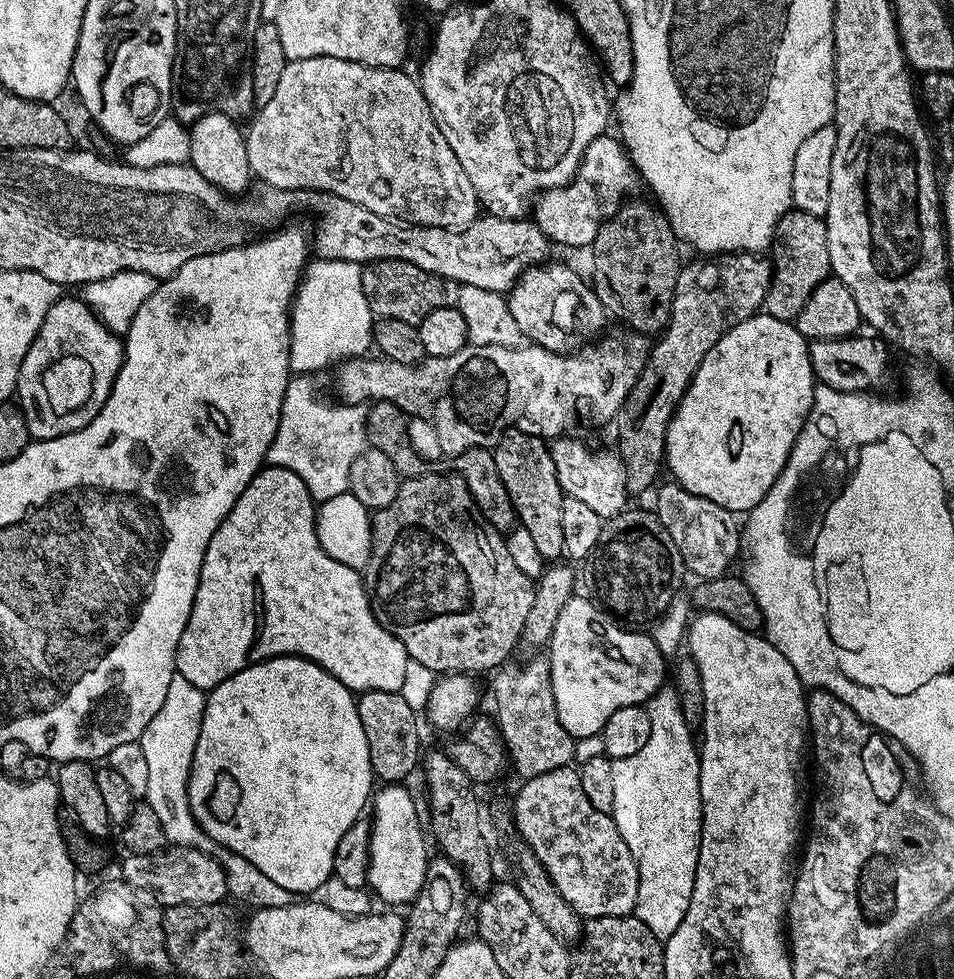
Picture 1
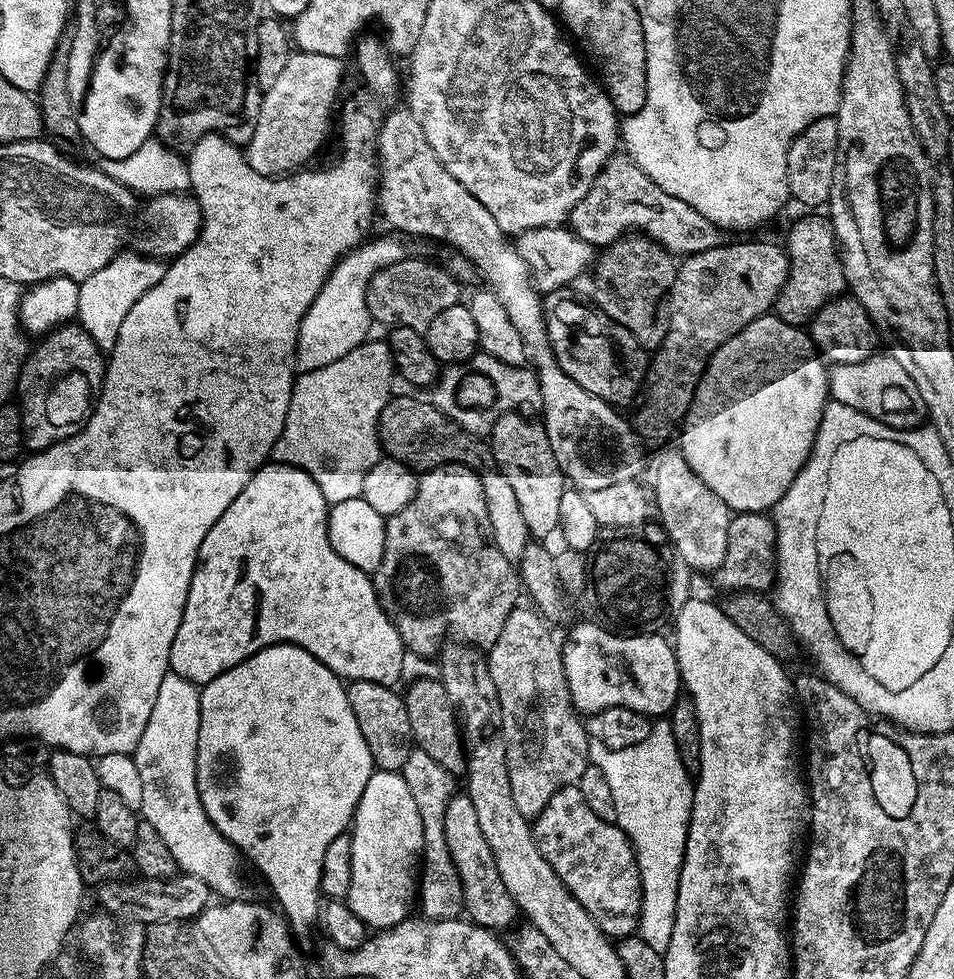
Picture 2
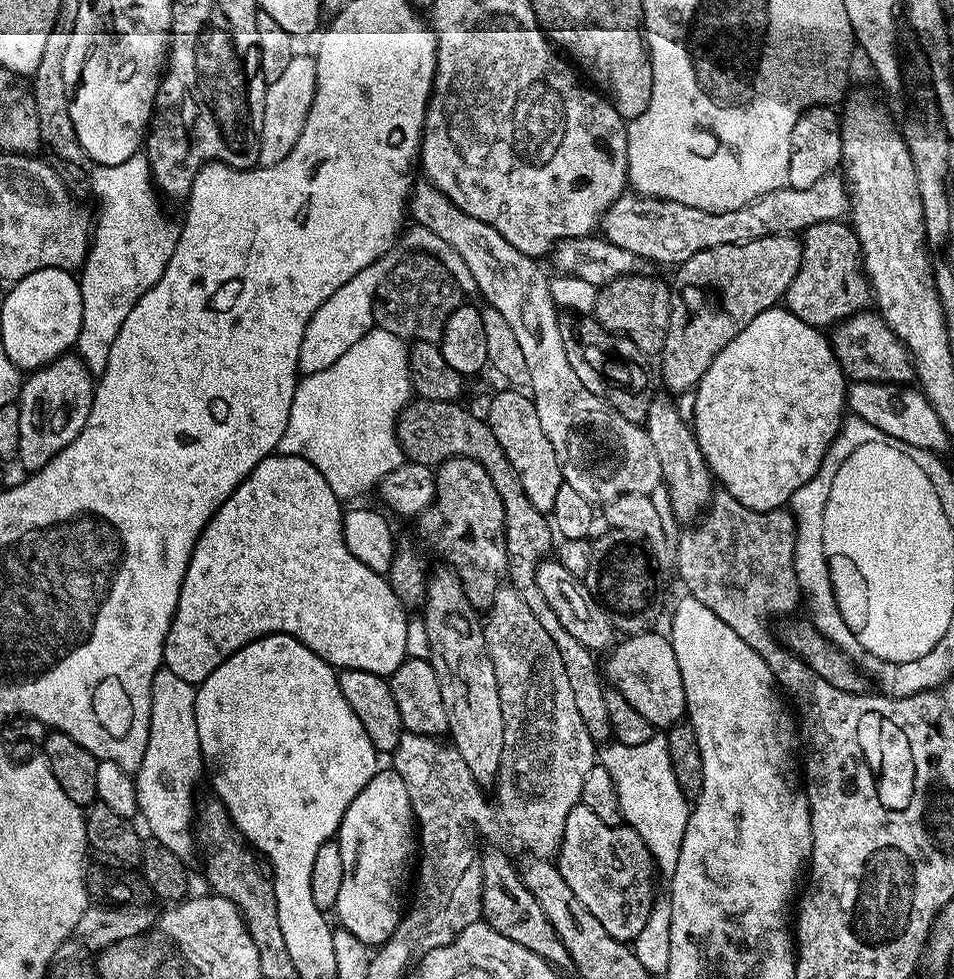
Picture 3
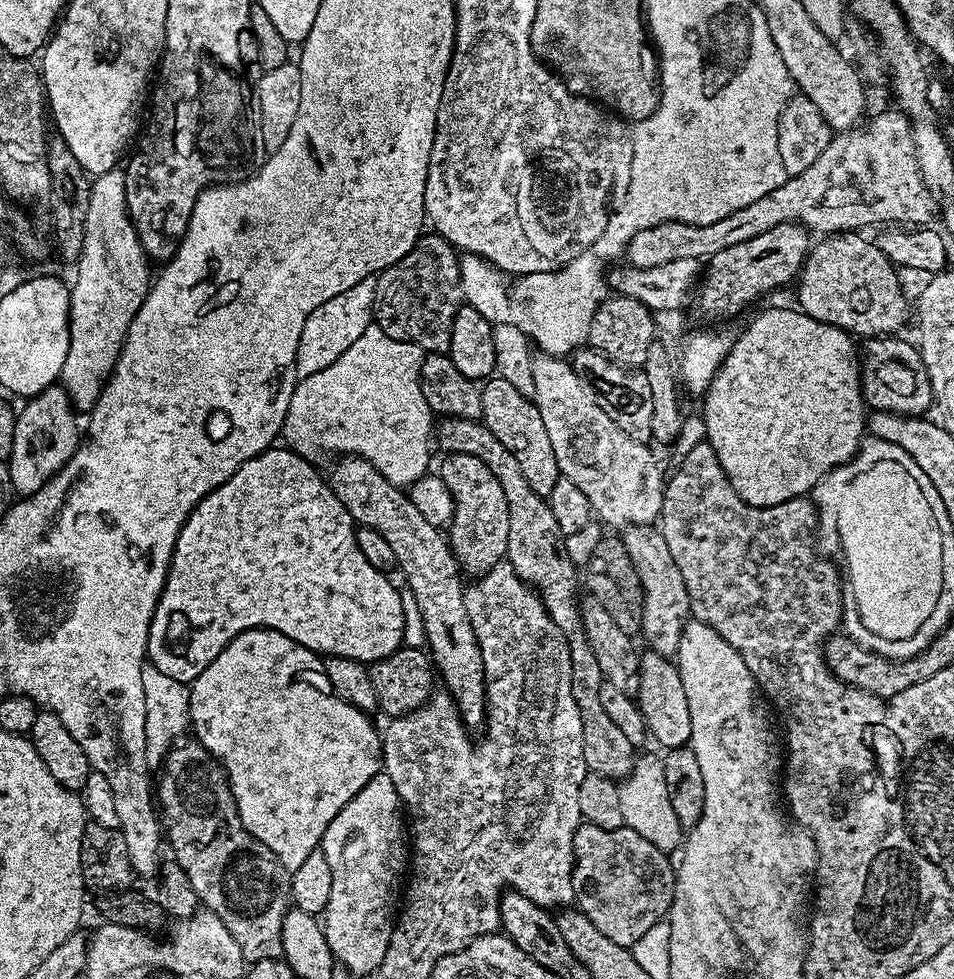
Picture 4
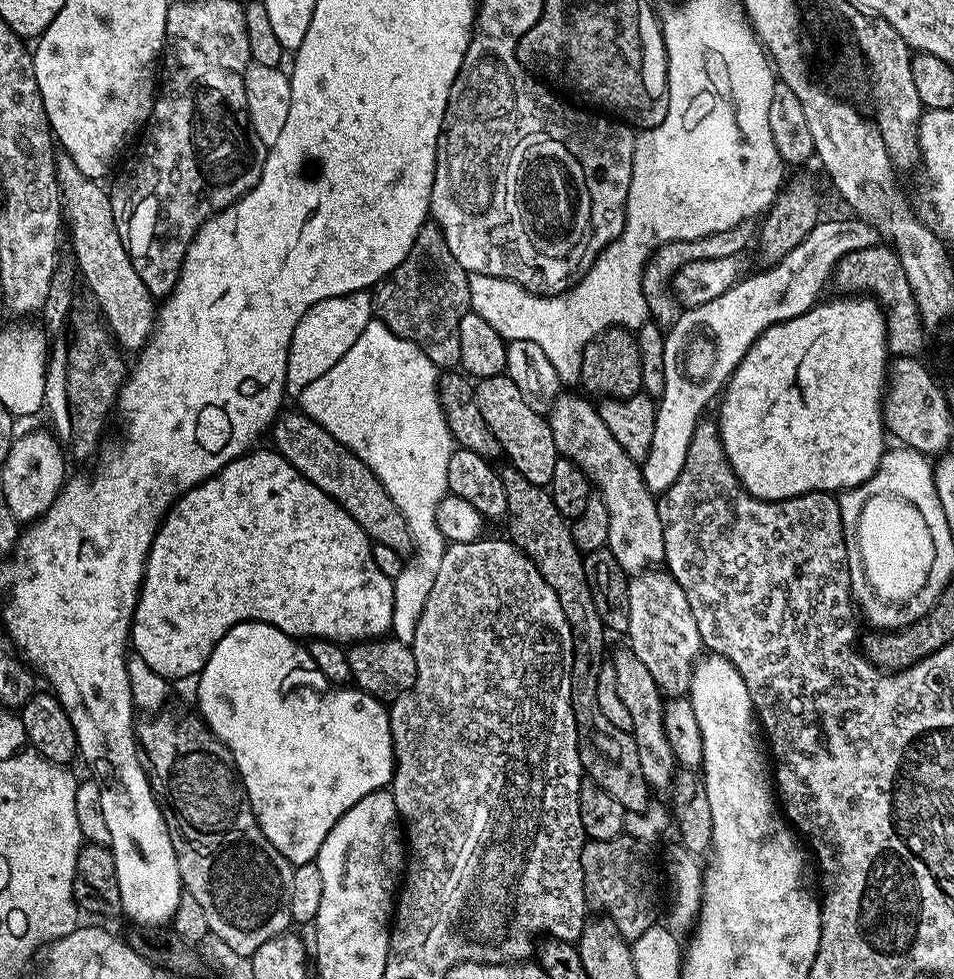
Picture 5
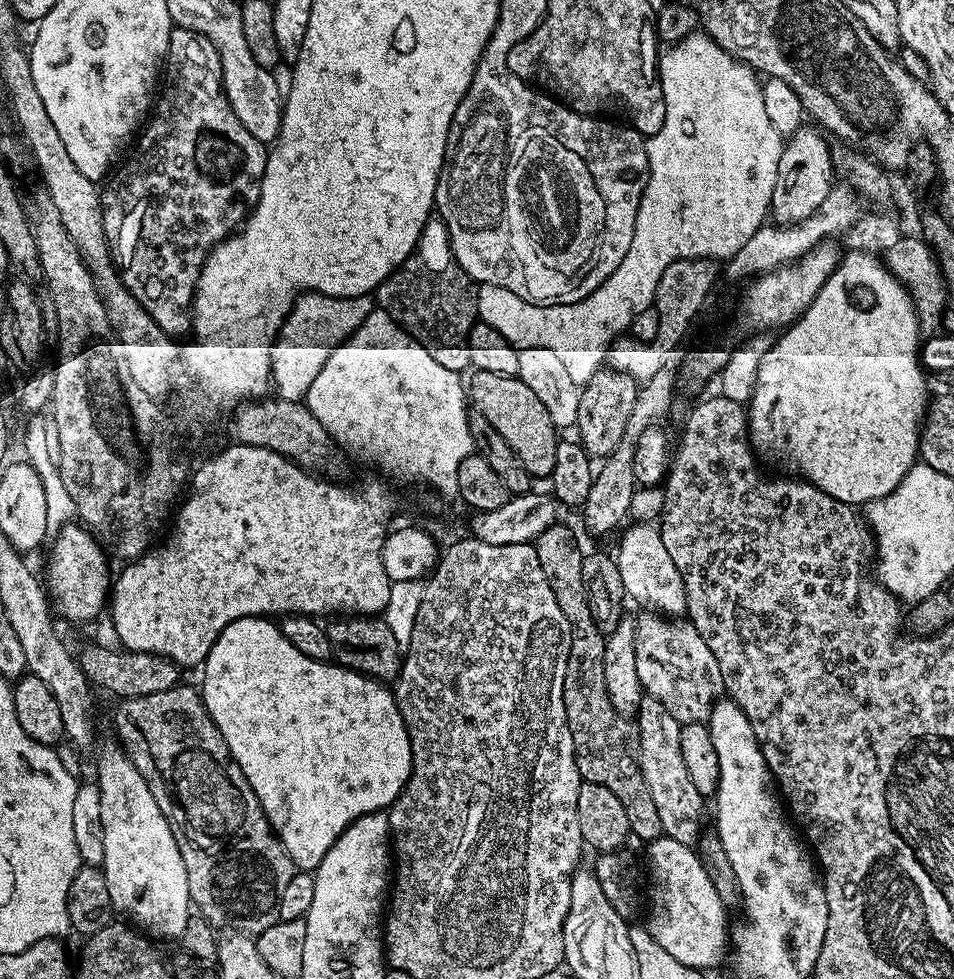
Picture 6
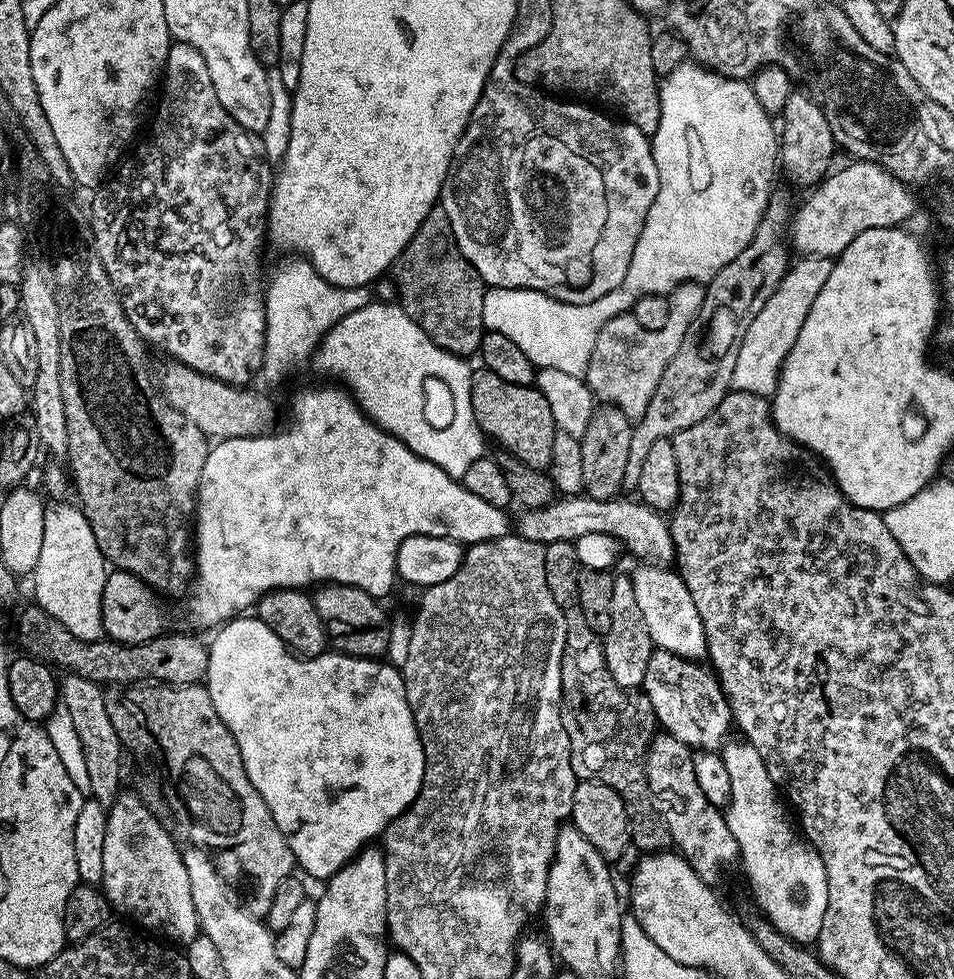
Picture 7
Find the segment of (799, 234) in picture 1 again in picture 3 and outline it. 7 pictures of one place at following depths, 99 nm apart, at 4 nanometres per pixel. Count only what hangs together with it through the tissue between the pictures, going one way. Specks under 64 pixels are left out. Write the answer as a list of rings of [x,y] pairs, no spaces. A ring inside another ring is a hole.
[[[827,220],[805,228],[800,245],[802,262],[783,299],[788,311],[810,326],[828,330],[873,303],[872,289],[868,287],[860,258],[860,243],[847,223]]]

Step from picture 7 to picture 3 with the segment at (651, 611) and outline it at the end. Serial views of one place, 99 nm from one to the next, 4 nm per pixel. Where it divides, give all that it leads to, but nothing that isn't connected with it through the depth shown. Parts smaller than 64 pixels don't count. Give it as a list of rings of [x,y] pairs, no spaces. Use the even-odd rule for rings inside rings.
[[[427,182],[417,183],[413,187],[410,216],[415,223],[426,226],[426,230],[434,230],[434,234],[450,242],[450,246],[454,246],[454,250],[462,254],[470,274],[474,274],[476,292],[484,295],[490,307],[498,310],[498,314],[502,314],[502,318],[506,318],[506,323],[513,328],[526,358],[526,367],[530,370],[530,395],[536,403],[542,430],[546,430],[546,438],[550,438],[554,454],[558,454],[565,484],[574,486],[574,490],[578,490],[578,494],[582,494],[582,498],[586,498],[593,506],[606,505],[626,494],[646,496],[655,493],[655,488],[661,487],[663,470],[654,444],[650,442],[648,429],[622,418],[622,414],[614,411],[602,398],[590,394],[590,390],[586,390],[586,386],[578,382],[578,374],[574,374],[574,366],[570,366],[569,345],[566,340],[564,344],[564,336],[560,333],[560,320],[556,317],[558,309],[552,297],[550,276],[540,269],[541,261],[514,250],[514,246],[510,246],[510,242],[506,242],[506,238],[502,238],[502,234],[498,234],[494,226],[458,210],[458,206],[450,202],[450,198],[446,198]]]

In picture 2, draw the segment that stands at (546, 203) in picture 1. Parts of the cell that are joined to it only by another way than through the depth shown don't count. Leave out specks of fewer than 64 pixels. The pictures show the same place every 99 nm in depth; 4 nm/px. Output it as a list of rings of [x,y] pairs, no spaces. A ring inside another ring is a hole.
[[[613,154],[602,166],[598,178],[586,190],[586,196],[568,215],[567,223],[573,232],[593,246],[607,246],[620,236],[639,230],[661,244],[677,258],[693,256],[721,243],[722,232],[710,218],[698,214],[694,206],[686,206],[682,198],[666,194],[626,154]]]

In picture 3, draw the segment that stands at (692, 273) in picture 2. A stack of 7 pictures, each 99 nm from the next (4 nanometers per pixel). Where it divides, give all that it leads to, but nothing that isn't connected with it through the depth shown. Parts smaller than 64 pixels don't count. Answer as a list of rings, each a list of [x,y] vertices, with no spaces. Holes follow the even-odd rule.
[[[795,235],[787,236],[763,236],[754,238],[750,242],[741,244],[727,244],[726,246],[710,246],[694,258],[686,258],[675,269],[676,277],[670,280],[672,289],[672,309],[670,310],[670,326],[666,334],[664,348],[658,354],[660,360],[660,376],[669,393],[691,393],[699,384],[702,374],[714,362],[714,358],[728,343],[758,314],[762,314],[768,308],[775,308],[784,299],[788,292],[790,282],[794,282],[794,274],[798,274],[798,266],[802,262],[802,246]]]

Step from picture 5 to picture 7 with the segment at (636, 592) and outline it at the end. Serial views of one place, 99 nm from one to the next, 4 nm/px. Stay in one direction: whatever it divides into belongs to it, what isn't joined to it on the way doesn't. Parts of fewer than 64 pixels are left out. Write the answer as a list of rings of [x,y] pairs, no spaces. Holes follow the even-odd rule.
[[[653,651],[646,666],[642,692],[650,698],[656,723],[667,735],[678,738],[678,742],[687,744],[693,750],[716,750],[729,739],[728,731],[733,731],[732,708],[728,705],[719,679],[702,665],[675,656],[673,652]]]

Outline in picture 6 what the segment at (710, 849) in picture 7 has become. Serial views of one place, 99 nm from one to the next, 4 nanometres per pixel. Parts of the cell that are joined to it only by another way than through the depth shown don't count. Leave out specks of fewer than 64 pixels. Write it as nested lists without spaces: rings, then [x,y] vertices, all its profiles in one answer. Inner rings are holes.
[[[647,694],[642,698],[640,709],[636,711],[634,719],[640,739],[642,778],[646,778],[646,786],[654,798],[655,808],[658,809],[658,818],[662,818],[664,835],[677,842],[695,845],[705,827],[703,824],[706,798],[698,794],[698,789],[694,787],[682,759],[681,722],[666,710],[666,706],[662,706],[662,702]]]

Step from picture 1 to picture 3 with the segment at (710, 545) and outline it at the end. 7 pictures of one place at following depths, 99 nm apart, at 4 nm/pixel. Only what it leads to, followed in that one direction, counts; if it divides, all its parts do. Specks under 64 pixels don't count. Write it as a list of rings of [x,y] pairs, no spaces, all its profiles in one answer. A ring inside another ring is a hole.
[[[661,392],[653,395],[650,410],[644,426],[650,434],[650,442],[658,453],[659,464],[662,466],[662,480],[664,488],[668,490],[668,507],[672,511],[677,523],[693,523],[707,507],[714,487],[714,480],[709,471],[693,427],[682,418],[672,399],[667,393]]]

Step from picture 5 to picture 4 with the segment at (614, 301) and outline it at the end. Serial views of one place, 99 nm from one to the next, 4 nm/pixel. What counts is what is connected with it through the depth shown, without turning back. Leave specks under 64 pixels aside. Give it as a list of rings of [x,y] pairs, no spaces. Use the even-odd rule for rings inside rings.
[[[602,230],[598,239],[578,258],[574,258],[562,268],[557,268],[555,272],[535,272],[529,276],[519,277],[515,281],[517,284],[509,292],[508,284],[504,281],[507,280],[505,273],[493,268],[481,256],[475,256],[473,260],[466,260],[466,266],[460,266],[460,285],[464,288],[466,303],[474,310],[482,312],[492,324],[518,326],[535,342],[541,353],[564,358],[587,341],[590,318],[609,295],[604,263],[607,260],[616,260],[619,256],[621,259],[627,250],[628,243],[625,240],[620,236],[610,236],[608,231]]]

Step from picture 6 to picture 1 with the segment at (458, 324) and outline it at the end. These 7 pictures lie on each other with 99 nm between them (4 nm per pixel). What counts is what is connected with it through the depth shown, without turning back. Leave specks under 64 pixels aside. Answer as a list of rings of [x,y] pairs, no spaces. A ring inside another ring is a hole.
[[[374,260],[362,268],[362,290],[376,318],[398,318],[418,326],[422,318],[430,314],[430,310],[454,308],[458,302],[459,289],[460,285],[453,280],[443,280],[440,276],[418,270],[418,266],[401,260]]]

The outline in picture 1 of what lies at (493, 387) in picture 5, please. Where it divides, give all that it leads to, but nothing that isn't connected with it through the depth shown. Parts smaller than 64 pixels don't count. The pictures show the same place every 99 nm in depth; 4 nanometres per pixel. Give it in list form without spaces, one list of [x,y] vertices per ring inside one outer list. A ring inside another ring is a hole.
[[[509,430],[496,441],[491,449],[494,466],[506,485],[506,494],[514,502],[519,527],[531,534],[545,562],[556,562],[564,556],[562,542],[562,502],[564,491],[558,482],[558,470],[554,470],[551,447],[545,437]]]

